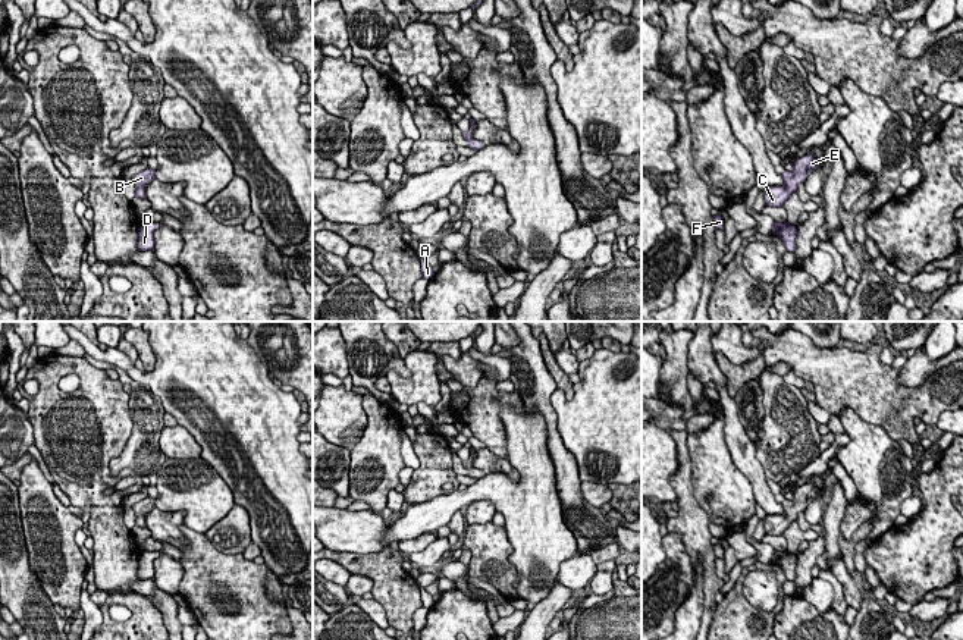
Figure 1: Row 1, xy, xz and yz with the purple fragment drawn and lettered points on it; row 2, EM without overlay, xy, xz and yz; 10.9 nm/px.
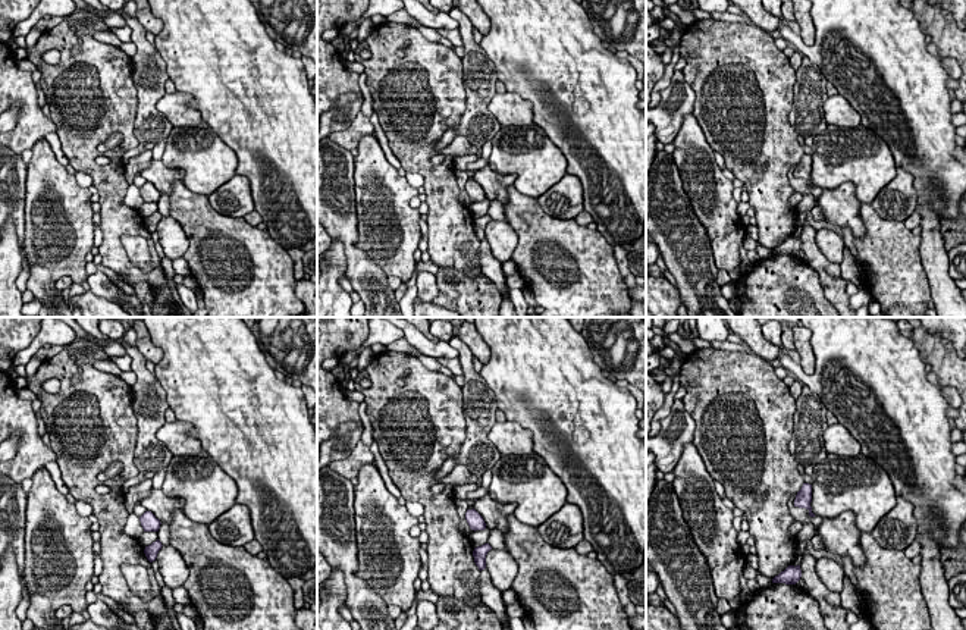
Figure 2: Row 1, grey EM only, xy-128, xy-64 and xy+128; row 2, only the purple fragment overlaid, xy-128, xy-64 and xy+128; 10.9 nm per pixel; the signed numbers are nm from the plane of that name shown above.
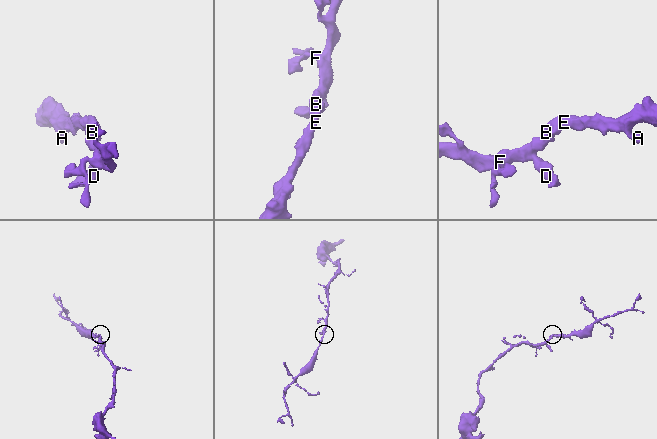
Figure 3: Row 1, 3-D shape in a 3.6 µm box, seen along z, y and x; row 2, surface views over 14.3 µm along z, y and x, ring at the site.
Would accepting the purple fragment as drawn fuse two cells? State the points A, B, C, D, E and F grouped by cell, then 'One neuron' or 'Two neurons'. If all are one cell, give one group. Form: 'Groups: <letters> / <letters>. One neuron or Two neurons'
Groups: A B C D E F. One neuron

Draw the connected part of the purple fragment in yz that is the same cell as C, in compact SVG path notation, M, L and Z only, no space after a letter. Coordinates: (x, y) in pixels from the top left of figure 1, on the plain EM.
M806 483L797 487L793 492L793 499L784 499L781 503L784 508L784 515L768 515L765 520L765 534L769 536L781 536L787 530L787 527L797 521L797 515L807 508L807 502L812 498L819 495L819 489L813 487L812 484Z

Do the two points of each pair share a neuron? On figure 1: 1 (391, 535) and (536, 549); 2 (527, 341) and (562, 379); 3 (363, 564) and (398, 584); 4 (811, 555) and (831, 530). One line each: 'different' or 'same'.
1: same
2: different
3: same
4: different

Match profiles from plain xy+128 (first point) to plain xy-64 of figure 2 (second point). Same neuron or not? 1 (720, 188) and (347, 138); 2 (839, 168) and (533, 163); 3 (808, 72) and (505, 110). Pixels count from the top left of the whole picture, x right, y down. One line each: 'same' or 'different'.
1: different
2: same
3: different

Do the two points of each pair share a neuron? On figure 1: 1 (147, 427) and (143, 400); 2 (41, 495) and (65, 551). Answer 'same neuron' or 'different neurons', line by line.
1: same neuron
2: same neuron

